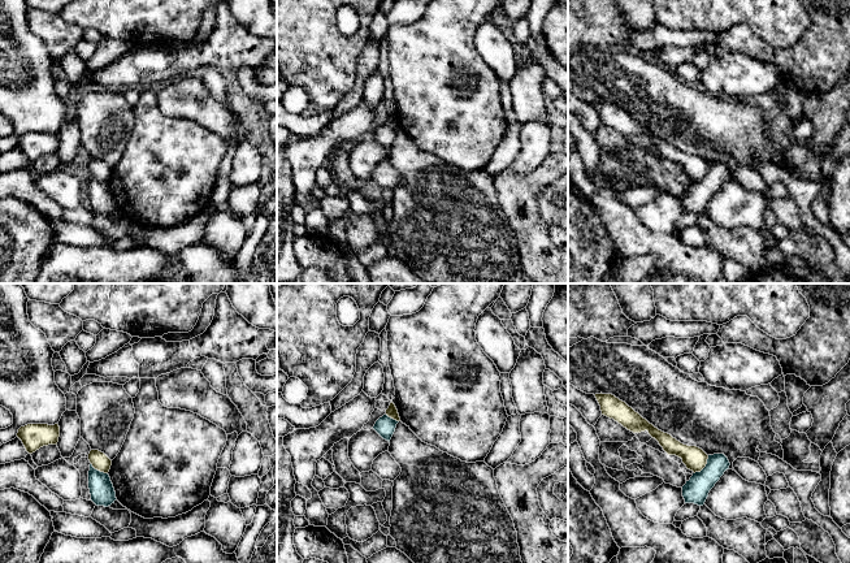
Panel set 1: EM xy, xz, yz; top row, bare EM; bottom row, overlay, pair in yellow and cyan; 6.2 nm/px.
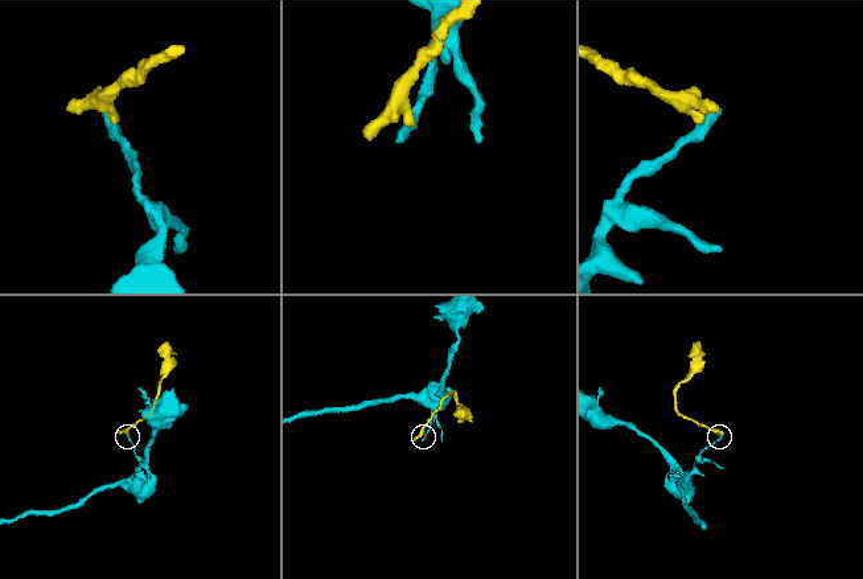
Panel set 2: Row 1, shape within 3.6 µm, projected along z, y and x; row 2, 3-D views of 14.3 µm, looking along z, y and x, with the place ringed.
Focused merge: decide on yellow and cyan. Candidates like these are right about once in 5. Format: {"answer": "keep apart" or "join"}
{"answer": "keep apart"}

